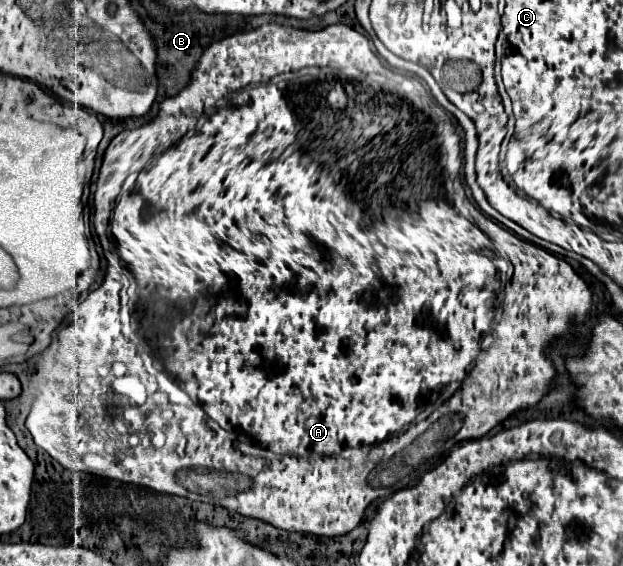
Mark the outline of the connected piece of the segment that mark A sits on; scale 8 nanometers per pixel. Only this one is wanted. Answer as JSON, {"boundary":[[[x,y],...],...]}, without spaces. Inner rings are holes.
{"boundary":[[[342,23],[324,27],[324,29],[320,29],[320,31],[296,29],[296,27],[288,27],[288,25],[262,25],[262,27],[258,27],[258,29],[242,31],[242,33],[236,33],[236,35],[232,35],[232,37],[226,37],[226,39],[222,39],[222,41],[212,43],[212,45],[206,49],[206,53],[202,55],[202,59],[198,61],[198,67],[196,67],[196,71],[194,71],[192,83],[190,83],[180,95],[176,95],[176,97],[172,97],[172,99],[166,99],[166,101],[160,105],[160,113],[158,113],[158,117],[156,117],[154,121],[142,125],[140,129],[122,131],[120,135],[116,135],[116,137],[112,139],[112,143],[108,145],[108,151],[104,153],[104,163],[102,163],[102,169],[100,169],[100,175],[98,175],[98,183],[96,183],[96,193],[94,193],[94,209],[96,209],[96,211],[94,211],[94,229],[96,229],[98,237],[110,237],[110,233],[108,233],[108,231],[110,231],[110,229],[108,229],[108,217],[110,217],[110,211],[112,211],[112,207],[114,207],[114,201],[116,201],[116,197],[118,197],[118,193],[120,193],[120,189],[122,189],[122,183],[124,183],[124,179],[131,173],[140,172],[138,173],[138,179],[136,179],[134,187],[120,197],[120,201],[116,203],[116,207],[114,207],[114,211],[112,211],[112,235],[114,235],[114,239],[116,239],[116,249],[117,252],[120,253],[120,259],[126,263],[126,267],[130,269],[132,277],[136,279],[136,305],[134,305],[134,313],[132,313],[132,315],[134,315],[134,319],[138,321],[138,329],[142,329],[144,339],[148,341],[148,345],[150,345],[150,349],[152,349],[152,355],[154,355],[154,357],[164,365],[164,369],[178,381],[178,385],[182,385],[182,389],[190,395],[192,401],[190,401],[190,399],[186,397],[186,393],[184,393],[184,395],[176,397],[176,403],[170,403],[170,407],[166,407],[166,413],[162,413],[162,409],[164,409],[164,407],[160,407],[162,403],[160,403],[160,401],[154,401],[152,407],[154,407],[154,405],[156,405],[156,407],[152,409],[152,415],[146,413],[146,417],[152,419],[152,421],[148,421],[148,423],[146,423],[146,429],[140,433],[140,443],[134,445],[134,447],[130,447],[130,441],[128,441],[128,439],[130,439],[130,431],[122,431],[122,433],[116,431],[116,427],[114,427],[114,425],[116,425],[116,421],[114,421],[114,409],[112,409],[114,405],[112,405],[112,401],[104,401],[104,399],[102,399],[102,393],[100,393],[100,395],[96,395],[96,393],[80,393],[80,391],[78,391],[76,395],[72,393],[72,401],[68,399],[68,405],[62,403],[62,409],[54,409],[54,411],[52,411],[52,409],[46,409],[46,397],[38,397],[38,401],[34,401],[34,405],[32,405],[32,409],[30,409],[30,415],[28,415],[28,419],[26,419],[26,427],[30,427],[28,431],[30,431],[32,439],[34,439],[34,443],[36,443],[40,449],[44,449],[52,459],[56,459],[60,465],[64,465],[66,469],[72,469],[72,471],[74,471],[74,469],[76,469],[76,471],[86,471],[85,473],[92,473],[92,475],[98,475],[98,477],[108,477],[108,479],[116,479],[116,481],[122,481],[122,483],[134,483],[134,485],[150,487],[150,489],[154,489],[154,491],[158,491],[158,493],[180,495],[180,497],[188,497],[188,499],[192,499],[192,501],[204,501],[204,503],[220,505],[220,507],[226,507],[228,511],[236,511],[236,513],[240,513],[240,515],[244,515],[244,517],[260,519],[260,521],[270,523],[270,525],[274,525],[274,527],[278,527],[278,529],[284,529],[284,531],[312,533],[312,535],[320,535],[320,537],[338,537],[338,535],[346,535],[348,531],[352,531],[354,527],[360,525],[360,521],[362,521],[362,517],[364,517],[364,511],[366,511],[366,507],[368,507],[372,501],[376,501],[376,499],[380,499],[380,497],[388,497],[390,493],[394,493],[394,491],[406,487],[408,483],[412,483],[412,473],[414,473],[414,469],[416,469],[416,479],[418,479],[418,477],[422,475],[420,469],[422,469],[422,465],[426,465],[426,461],[434,461],[434,463],[436,463],[438,457],[440,457],[446,449],[454,447],[456,443],[470,441],[470,439],[480,439],[480,437],[484,437],[490,429],[494,429],[498,423],[502,423],[506,417],[510,417],[514,411],[536,405],[536,403],[542,399],[542,395],[548,391],[548,387],[550,387],[550,383],[552,383],[552,377],[554,377],[554,373],[556,373],[554,367],[552,367],[552,363],[544,357],[546,347],[548,347],[550,341],[554,341],[554,337],[558,337],[558,335],[570,339],[570,335],[568,335],[568,331],[566,331],[566,329],[568,329],[566,321],[568,321],[568,319],[580,319],[580,321],[586,319],[586,313],[588,313],[588,309],[590,309],[590,305],[592,305],[592,295],[590,295],[590,289],[586,287],[586,283],[574,273],[574,269],[570,267],[570,264],[566,263],[564,259],[558,259],[556,255],[552,255],[552,253],[542,249],[542,247],[536,247],[534,243],[524,241],[524,239],[516,237],[514,233],[510,233],[508,229],[496,225],[496,223],[494,223],[492,219],[488,219],[478,207],[472,205],[472,203],[468,203],[467,198],[465,198],[464,201],[458,201],[458,203],[464,203],[464,205],[452,203],[448,195],[448,191],[450,191],[448,187],[449,185],[455,186],[455,180],[458,179],[459,171],[462,167],[462,157],[460,157],[461,139],[456,133],[451,115],[440,105],[436,107],[436,102],[432,91],[430,91],[430,85],[428,85],[422,77],[418,77],[418,75],[414,75],[414,73],[410,73],[410,71],[402,71],[402,69],[390,67],[390,63],[388,63],[386,59],[379,57],[373,52],[369,40],[366,39],[362,33],[358,33],[358,31],[354,31],[352,27],[342,25]],[[286,71],[298,71],[298,73],[288,75],[288,77],[274,77],[274,75],[280,75],[280,73],[286,73]],[[236,89],[242,93],[242,99],[240,99],[242,103],[238,103],[238,101],[234,99],[234,93],[232,93],[232,91],[236,91]],[[380,92],[393,94],[390,95],[390,97],[394,97],[394,99],[386,99],[384,105],[378,107],[378,93]],[[194,95],[224,95],[226,101],[218,101],[218,105],[214,105],[214,113],[206,113],[206,117],[202,117],[202,105],[198,105],[198,101],[194,101]],[[160,147],[162,147],[162,149],[168,147],[168,149],[166,149],[164,153],[160,153],[158,157],[154,157]],[[466,218],[474,221],[490,239],[488,239],[472,221],[468,221]],[[498,255],[514,265],[514,275],[512,275],[511,280],[504,286],[504,299],[500,307],[498,307],[498,295],[500,295],[502,285],[500,285],[500,271],[498,271],[498,263],[500,263],[500,261],[498,261],[498,259],[500,259]],[[496,307],[498,307],[498,317],[496,317],[496,323],[494,323],[492,345],[482,351],[482,357],[478,357],[478,361],[474,363],[474,367],[466,373],[466,367],[468,367],[468,365],[476,359],[476,355],[480,353],[482,335],[490,331],[490,323],[492,323],[492,319],[494,319]],[[460,381],[462,381],[460,389],[458,389],[456,393],[452,393],[452,397],[450,397],[444,405],[438,405],[436,411],[434,411],[432,415],[428,415],[424,421],[414,423],[414,425],[410,423],[410,421],[414,421],[414,417],[422,417],[420,413],[426,409],[426,405],[428,405],[430,401],[434,401],[434,397],[436,397],[438,393],[442,393],[442,389],[446,389],[446,387],[452,385],[452,383],[460,383]],[[518,381],[522,381],[522,385],[526,385],[526,389],[514,389],[514,385],[518,385]],[[444,415],[460,415],[462,425],[460,425],[460,429],[458,429],[454,435],[450,435],[450,437],[444,439],[444,445],[442,445],[438,451],[436,451],[436,447],[434,447],[434,449],[432,449],[432,455],[430,455],[430,457],[426,455],[426,461],[424,461],[424,455],[418,455],[418,451],[424,451],[424,447],[422,447],[422,449],[416,447],[416,441],[414,441],[414,439],[416,439],[420,433],[424,435],[424,431],[426,431],[430,425],[434,425],[436,421],[440,421]],[[226,429],[230,429],[230,433],[236,431],[238,441],[250,441],[252,445],[262,447],[262,449],[276,449],[276,455],[278,455],[280,459],[268,461],[268,459],[256,459],[256,457],[252,457],[252,455],[244,455],[244,453],[240,451],[238,443],[230,437],[230,433],[228,433]],[[380,463],[390,465],[390,467],[394,469],[394,473],[380,473]],[[200,467],[208,467],[208,469],[202,469],[202,475],[204,475],[204,477],[200,477],[200,471],[198,471],[196,481],[188,481],[188,483],[178,483],[178,481],[176,481],[176,475],[178,475],[182,469],[200,469]],[[230,475],[246,477],[246,479],[250,481],[248,487],[242,487],[240,491],[230,491],[230,489],[236,487],[234,483],[226,483],[226,479],[228,479]]]}

